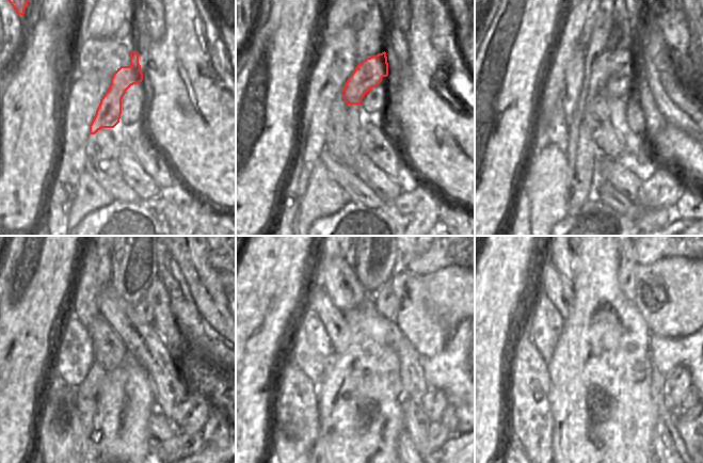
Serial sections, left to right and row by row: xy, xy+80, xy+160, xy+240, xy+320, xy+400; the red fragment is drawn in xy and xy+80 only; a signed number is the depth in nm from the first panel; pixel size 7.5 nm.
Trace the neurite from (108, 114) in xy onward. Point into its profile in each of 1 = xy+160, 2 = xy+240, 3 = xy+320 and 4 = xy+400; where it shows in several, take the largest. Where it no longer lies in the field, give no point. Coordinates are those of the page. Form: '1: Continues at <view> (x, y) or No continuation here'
1: Continues at xy+160 (626, 62)
2: Continues at xy+240 (180, 349)
3: Continues at xy+320 (431, 306)
4: Continues at xy+400 (676, 296).

